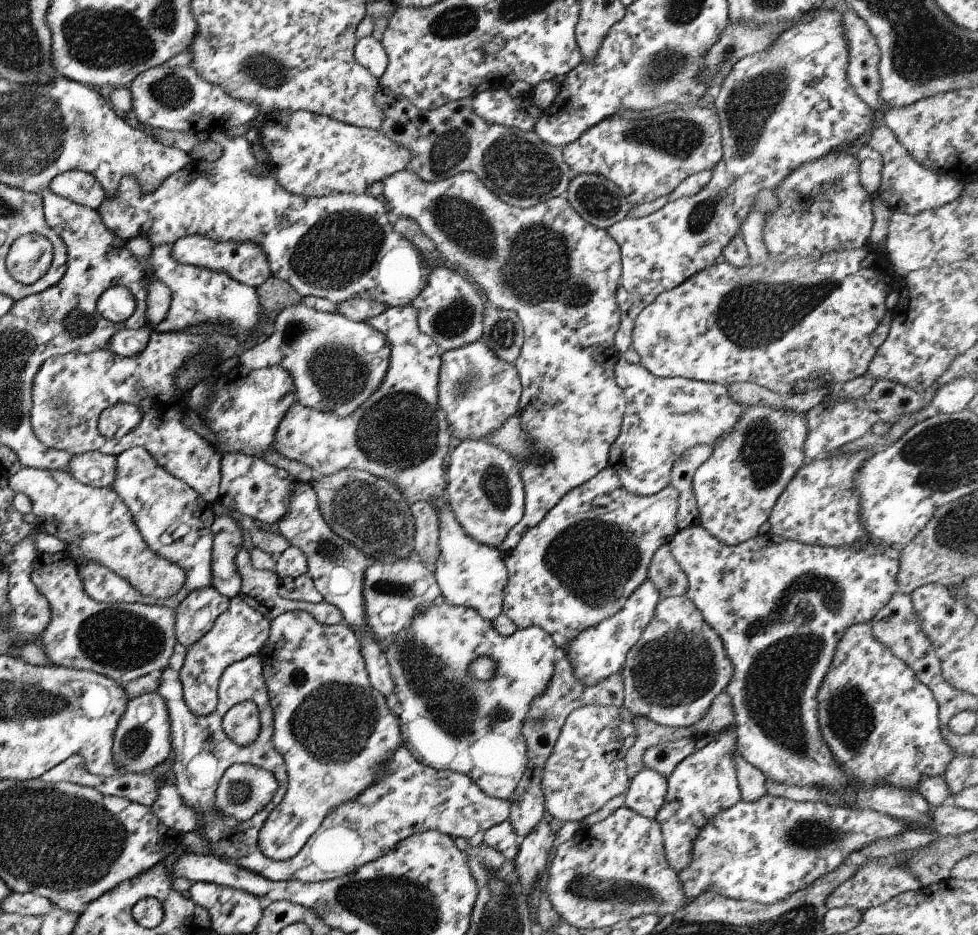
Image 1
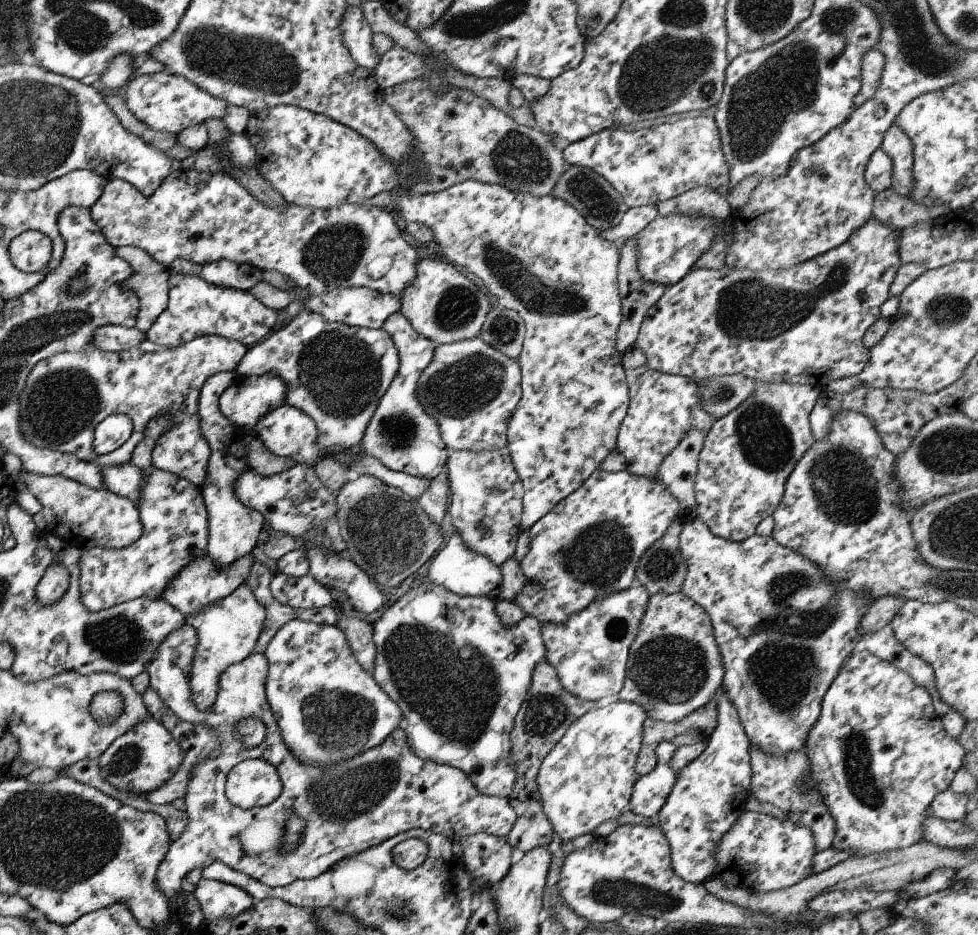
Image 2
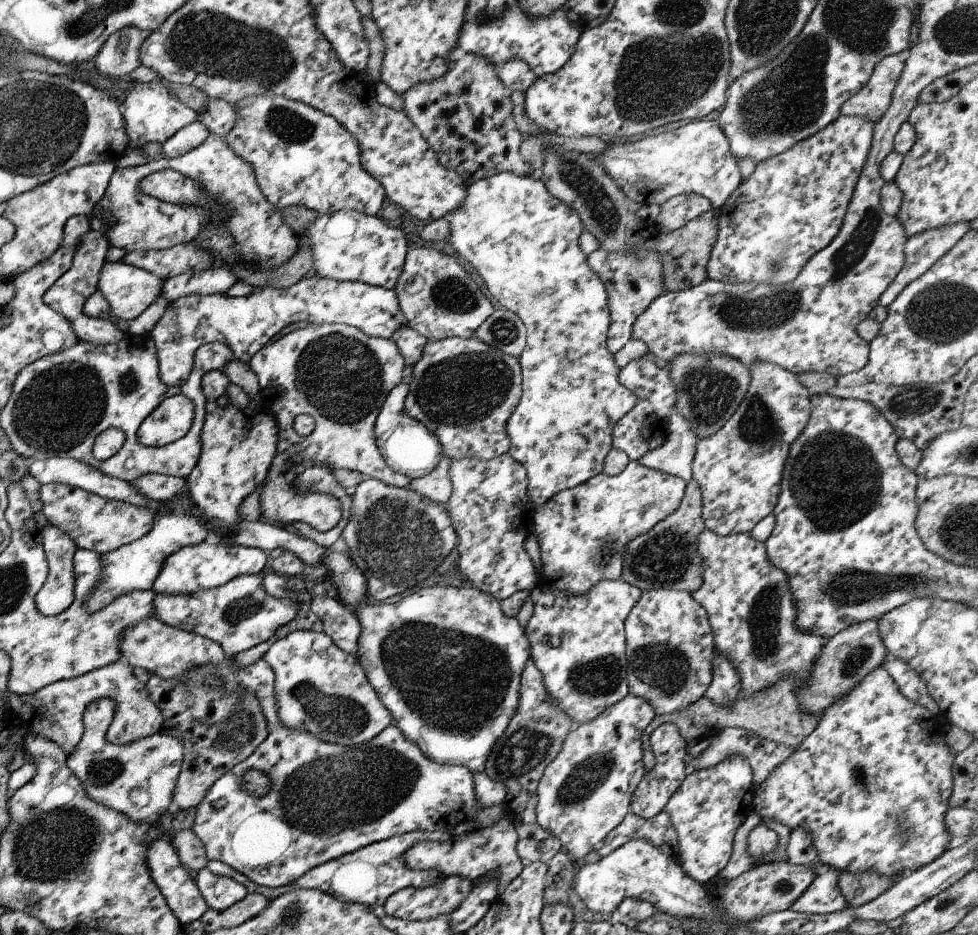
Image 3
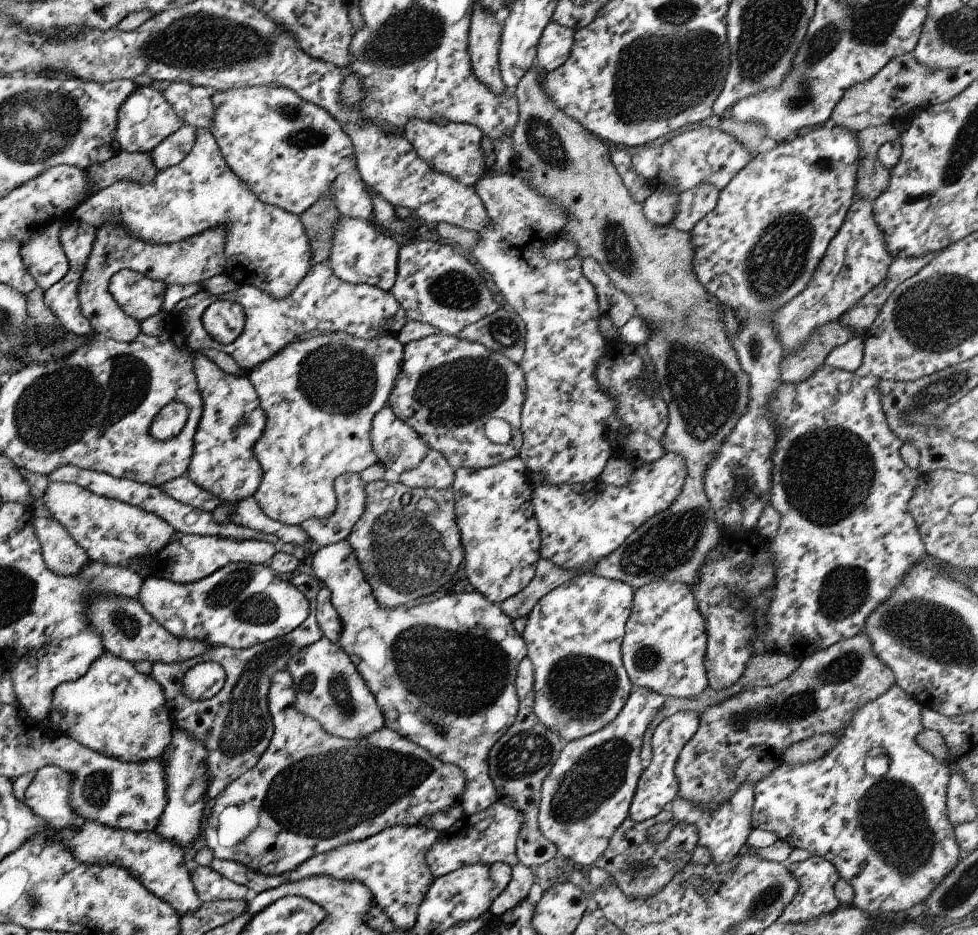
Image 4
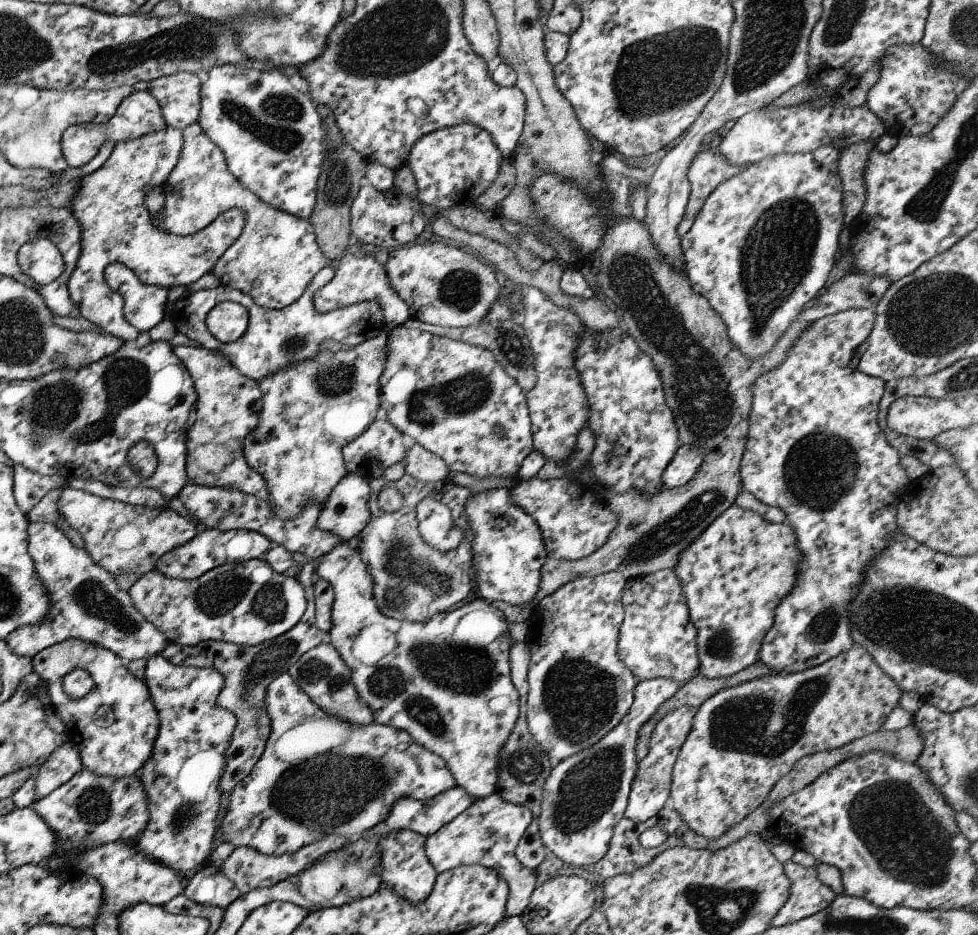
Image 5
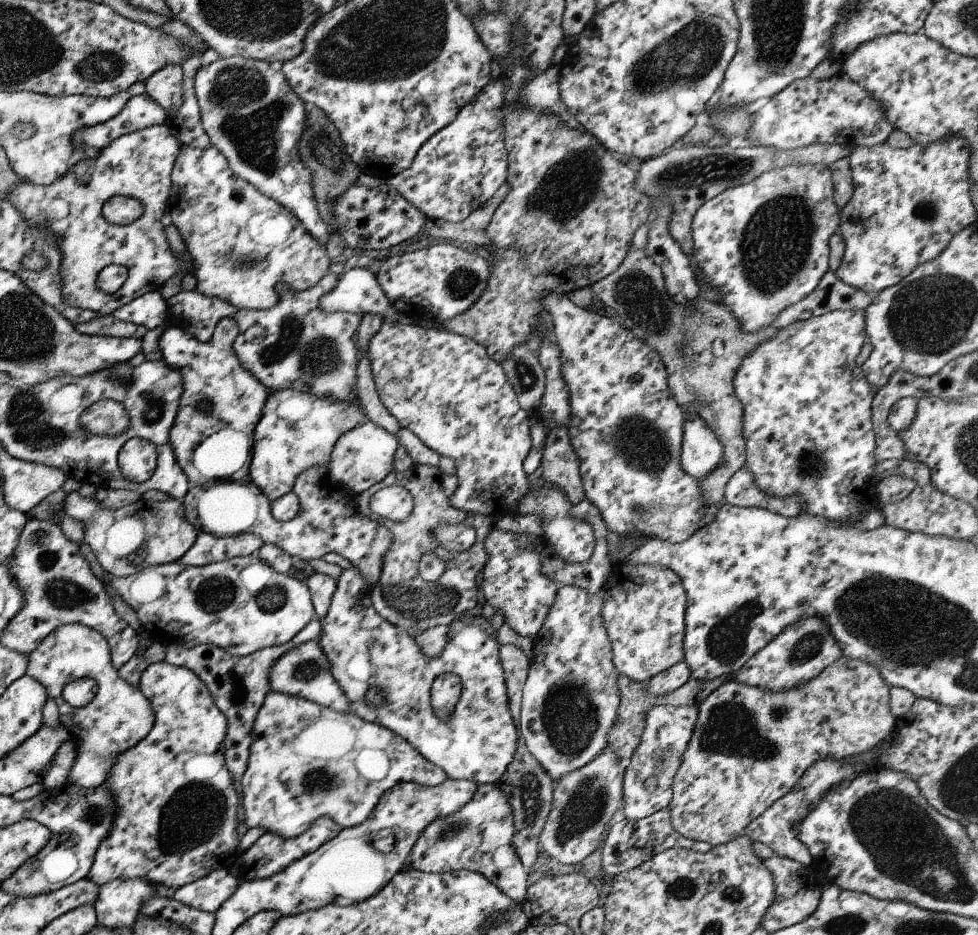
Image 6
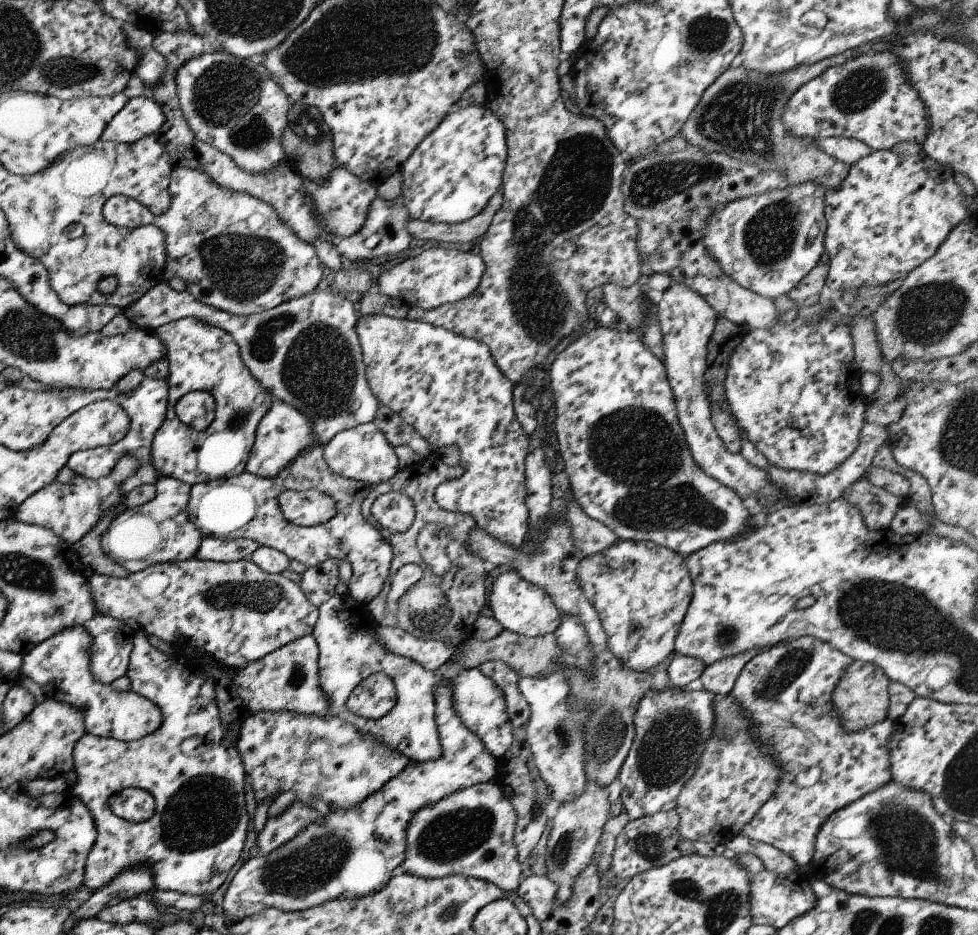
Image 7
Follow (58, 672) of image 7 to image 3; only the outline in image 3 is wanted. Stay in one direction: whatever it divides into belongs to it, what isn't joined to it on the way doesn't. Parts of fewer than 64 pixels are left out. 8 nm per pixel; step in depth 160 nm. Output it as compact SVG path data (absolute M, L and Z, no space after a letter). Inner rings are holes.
M119 658L81 676L55 681L30 695L16 695L7 689L1 693L3 709L11 718L25 714L29 718L27 732L43 735L44 738L52 740L52 743L61 747L67 756L82 737L84 731L82 716L85 707L97 699L111 699L114 711L104 739L114 745L129 744L161 732L163 722L161 711L150 699L146 686L135 678L131 670L132 667L123 658Z

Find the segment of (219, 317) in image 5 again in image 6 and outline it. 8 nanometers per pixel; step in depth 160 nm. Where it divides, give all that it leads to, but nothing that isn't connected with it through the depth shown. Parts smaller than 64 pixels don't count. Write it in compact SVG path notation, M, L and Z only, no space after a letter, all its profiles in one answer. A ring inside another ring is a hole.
M223 317L217 321L207 342L202 343L170 323L164 324L157 339L161 360L168 367L177 369L181 377L182 391L174 423L168 430L168 444L179 468L185 473L191 485L201 482L191 464L193 449L204 438L223 427L245 431L251 437L269 394L267 388L241 366L233 352L232 344L237 333L235 320ZM201 403L208 404L203 413L198 410Z

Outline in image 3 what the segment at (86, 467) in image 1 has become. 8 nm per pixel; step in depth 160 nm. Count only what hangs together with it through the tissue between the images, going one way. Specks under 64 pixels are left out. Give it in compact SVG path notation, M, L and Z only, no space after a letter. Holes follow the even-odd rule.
M159 473L140 476L131 484L135 487L135 492L140 492L140 495L160 503L167 503L176 495L188 492L186 479Z

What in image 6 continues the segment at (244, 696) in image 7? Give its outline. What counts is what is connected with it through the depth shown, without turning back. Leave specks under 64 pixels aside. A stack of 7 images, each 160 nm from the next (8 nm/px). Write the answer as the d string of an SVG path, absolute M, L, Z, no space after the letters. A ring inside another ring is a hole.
M315 639L291 647L279 656L268 670L268 685L276 693L299 697L337 712L348 712L347 697L331 676L329 663Z

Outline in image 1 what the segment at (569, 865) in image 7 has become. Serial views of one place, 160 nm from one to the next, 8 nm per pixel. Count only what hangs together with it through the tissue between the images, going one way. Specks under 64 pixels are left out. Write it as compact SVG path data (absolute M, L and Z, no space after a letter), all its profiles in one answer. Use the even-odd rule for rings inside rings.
M622 704L587 705L567 715L542 768L540 787L547 818L581 823L610 798L624 794L630 783L624 756L636 737L632 716Z

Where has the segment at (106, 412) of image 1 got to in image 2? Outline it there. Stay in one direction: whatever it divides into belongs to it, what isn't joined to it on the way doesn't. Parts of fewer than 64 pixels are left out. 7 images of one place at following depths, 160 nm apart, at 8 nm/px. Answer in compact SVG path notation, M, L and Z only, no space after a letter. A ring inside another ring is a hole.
M112 414L95 425L92 447L94 453L106 455L119 448L130 436L132 422L130 417L121 414Z

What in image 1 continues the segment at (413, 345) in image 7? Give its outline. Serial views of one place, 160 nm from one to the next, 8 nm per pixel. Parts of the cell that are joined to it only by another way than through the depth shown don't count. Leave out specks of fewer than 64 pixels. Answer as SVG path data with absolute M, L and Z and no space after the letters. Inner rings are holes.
M483 341L440 353L437 404L445 413L451 438L481 441L516 414L521 383L513 363L498 359Z

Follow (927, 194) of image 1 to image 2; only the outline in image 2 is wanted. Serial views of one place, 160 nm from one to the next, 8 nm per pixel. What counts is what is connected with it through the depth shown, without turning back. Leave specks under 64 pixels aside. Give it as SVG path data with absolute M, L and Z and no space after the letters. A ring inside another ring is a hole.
M893 124L883 135L881 150L889 155L892 162L892 177L889 188L897 194L908 196L912 189L912 144L900 128Z

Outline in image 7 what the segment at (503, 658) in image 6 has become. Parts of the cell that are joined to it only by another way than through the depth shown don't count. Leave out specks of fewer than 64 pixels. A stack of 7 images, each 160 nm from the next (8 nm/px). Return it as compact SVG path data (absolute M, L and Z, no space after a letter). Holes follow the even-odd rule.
M485 661L477 667L487 678L490 678L501 690L506 702L506 713L513 730L513 740L509 748L497 760L497 785L503 796L511 803L516 814L516 823L512 836L519 859L525 859L537 840L541 838L545 830L545 804L550 799L550 794L541 780L534 765L534 760L526 741L527 719L530 717L527 701L518 691L517 681L519 677L504 662Z

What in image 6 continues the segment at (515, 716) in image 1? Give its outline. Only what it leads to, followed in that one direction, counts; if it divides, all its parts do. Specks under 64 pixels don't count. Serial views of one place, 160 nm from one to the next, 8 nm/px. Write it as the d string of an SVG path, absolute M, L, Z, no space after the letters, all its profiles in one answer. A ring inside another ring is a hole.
M353 567L348 569L343 569L339 580L336 581L336 587L331 595L331 600L325 613L325 616L322 616L318 619L320 624L320 633L318 634L317 642L320 646L320 649L323 651L325 658L330 666L331 676L337 681L339 688L343 691L343 694L347 697L348 700L348 712L358 716L365 720L368 723L375 723L383 728L389 729L391 732L394 732L397 736L400 736L403 740L407 741L407 744L411 745L411 748L414 748L425 760L428 760L431 764L438 766L447 777L452 779L465 779L465 780L474 780L477 785L480 784L491 784L497 782L499 776L505 772L507 765L511 762L513 753L516 749L517 737L519 736L517 731L516 720L512 718L509 712L507 695L506 695L506 686L504 683L504 676L502 671L502 666L498 657L499 645L494 639L495 629L491 626L490 621L486 621L483 617L477 615L463 615L461 618L455 619L451 624L448 624L448 641L445 645L445 648L440 652L440 655L435 659L424 657L418 649L416 642L410 636L405 629L390 625L386 620L383 620L372 607L372 602L370 599L370 588L369 584L365 582L365 579L362 577L362 574ZM444 672L455 673L460 678L461 688L460 695L454 706L452 715L448 718L447 721L440 721L431 710L430 707L430 686L433 682L433 679L437 675L442 675ZM374 686L375 688L384 690L386 692L386 703L382 707L373 708L367 706L364 703L364 694L367 688Z

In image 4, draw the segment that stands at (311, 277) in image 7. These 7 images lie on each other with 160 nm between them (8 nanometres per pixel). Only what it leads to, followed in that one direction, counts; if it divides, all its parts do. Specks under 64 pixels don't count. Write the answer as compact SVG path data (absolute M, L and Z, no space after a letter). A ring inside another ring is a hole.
M201 127L196 128L194 143L183 160L166 169L159 169L152 183L140 185L127 181L116 182L81 201L72 213L95 230L101 223L117 223L120 230L127 229L143 242L165 245L199 234L209 227L225 227L226 261L223 273L231 277L237 286L254 286L274 299L287 296L311 268L309 239L298 215L267 203L263 204L253 195L247 185L231 172L211 132Z

